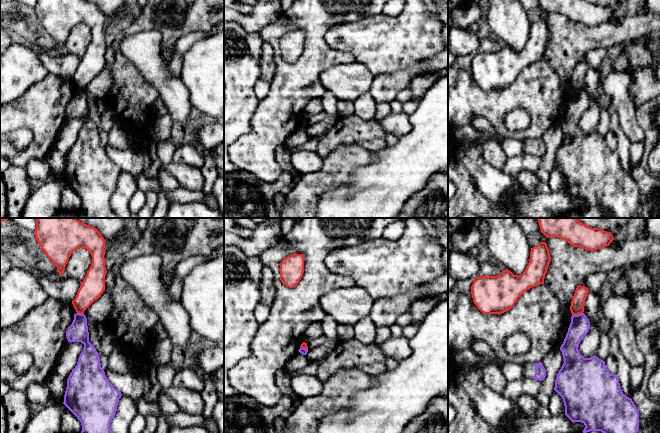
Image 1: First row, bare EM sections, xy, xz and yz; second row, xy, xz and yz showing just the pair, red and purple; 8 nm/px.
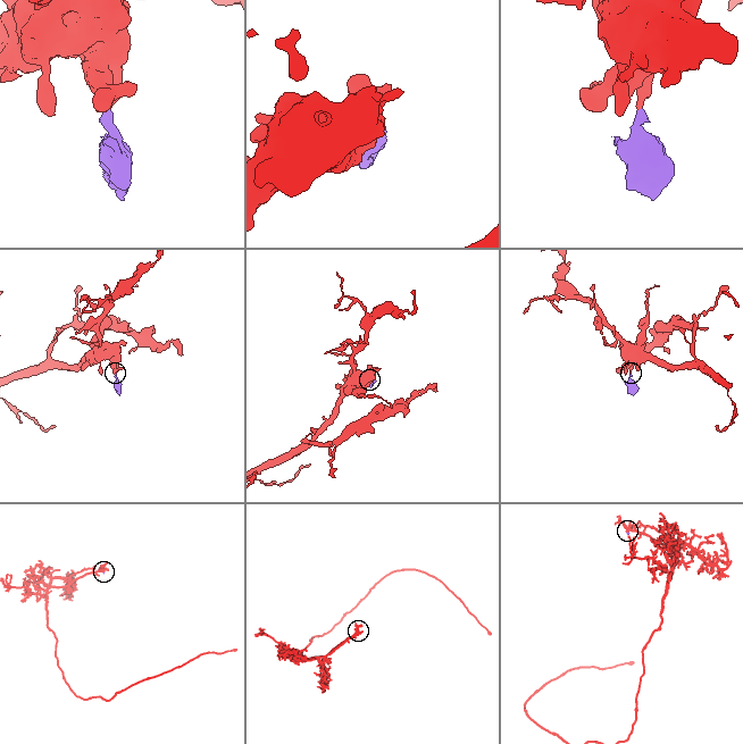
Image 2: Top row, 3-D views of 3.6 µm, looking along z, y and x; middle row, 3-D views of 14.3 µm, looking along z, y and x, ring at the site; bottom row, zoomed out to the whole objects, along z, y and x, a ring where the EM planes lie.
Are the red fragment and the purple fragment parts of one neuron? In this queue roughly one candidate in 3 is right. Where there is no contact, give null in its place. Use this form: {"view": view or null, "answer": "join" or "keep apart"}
{"view": "yz", "answer": "keep apart"}

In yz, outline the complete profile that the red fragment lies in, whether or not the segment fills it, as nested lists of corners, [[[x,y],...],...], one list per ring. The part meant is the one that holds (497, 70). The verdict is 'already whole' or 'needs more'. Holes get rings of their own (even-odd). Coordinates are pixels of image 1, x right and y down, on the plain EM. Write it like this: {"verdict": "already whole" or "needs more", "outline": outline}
{"verdict": "already whole", "outline": [[[540,18],[531,24],[530,36],[521,51],[514,51],[508,45],[502,47],[497,52],[479,52],[475,53],[471,62],[471,71],[474,80],[484,90],[502,90],[510,86],[518,74],[532,63],[544,60],[544,54],[550,40],[550,29],[545,18]]]}

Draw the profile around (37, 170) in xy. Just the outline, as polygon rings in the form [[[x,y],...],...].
[[[31,159],[25,168],[31,182],[39,184],[50,179],[51,168],[45,160]]]

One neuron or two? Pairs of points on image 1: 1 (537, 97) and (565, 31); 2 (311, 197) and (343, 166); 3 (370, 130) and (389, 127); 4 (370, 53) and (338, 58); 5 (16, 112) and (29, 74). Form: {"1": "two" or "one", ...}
{"1": "two", "2": "one", "3": "two", "4": "two", "5": "two"}

